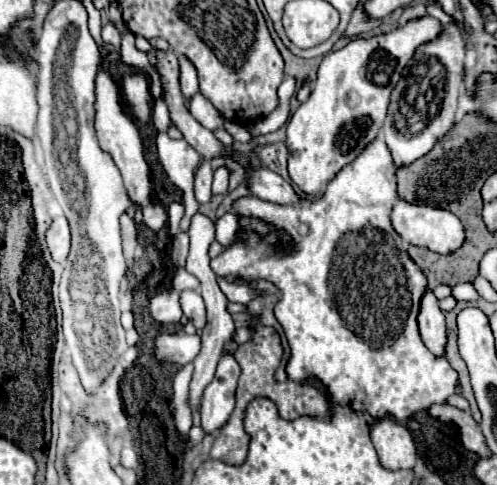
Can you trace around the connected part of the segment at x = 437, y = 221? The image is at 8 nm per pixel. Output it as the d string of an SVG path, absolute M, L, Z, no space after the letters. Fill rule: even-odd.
M399 199L393 207L391 221L403 241L407 241L409 245L425 247L439 255L449 255L449 253L457 251L465 241L461 221L451 211L445 211L445 209L437 209L437 207L429 207L429 205L413 205L413 203Z

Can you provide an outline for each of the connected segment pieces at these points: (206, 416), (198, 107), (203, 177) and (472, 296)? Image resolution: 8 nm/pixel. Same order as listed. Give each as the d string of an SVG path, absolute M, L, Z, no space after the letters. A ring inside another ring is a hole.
M223 355L219 359L217 371L209 387L205 389L201 405L201 427L209 435L223 427L235 407L235 389L239 379L239 365L233 355Z
M197 93L197 95L193 97L193 101L191 101L191 105L189 105L189 111L191 111L191 115L193 115L203 127L207 127L209 131L213 131L213 129L217 129L217 127L223 125L223 117L219 115L219 111L217 111L201 93Z
M205 159L195 169L195 199L199 203L209 203L211 201L211 181L213 181L213 169L211 169L209 161Z
M459 283L453 287L453 297L457 301L477 301L479 293L475 291L473 283Z

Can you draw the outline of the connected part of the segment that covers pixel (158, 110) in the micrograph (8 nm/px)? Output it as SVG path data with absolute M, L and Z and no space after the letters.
M157 99L153 105L153 123L159 131L167 131L167 127L171 125L169 121L169 111L165 109L165 105L161 105L161 101Z

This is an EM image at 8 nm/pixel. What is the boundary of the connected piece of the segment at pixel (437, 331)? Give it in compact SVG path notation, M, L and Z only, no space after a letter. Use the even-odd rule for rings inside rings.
M427 291L421 299L421 311L419 311L419 331L421 339L435 353L437 357L445 357L447 347L447 327L445 327L445 315L439 309L439 301L431 291Z

